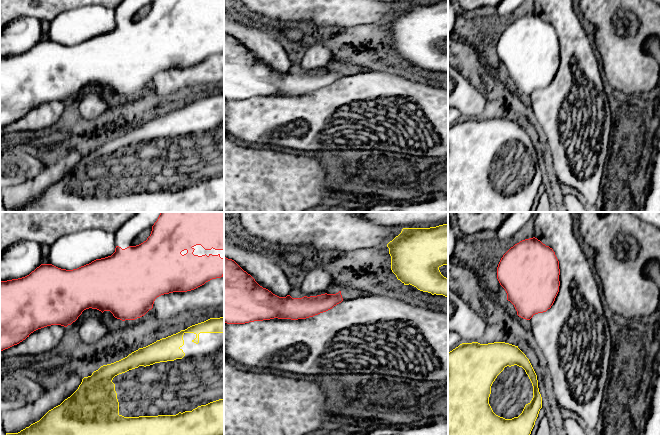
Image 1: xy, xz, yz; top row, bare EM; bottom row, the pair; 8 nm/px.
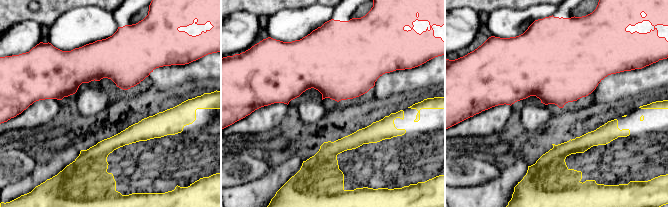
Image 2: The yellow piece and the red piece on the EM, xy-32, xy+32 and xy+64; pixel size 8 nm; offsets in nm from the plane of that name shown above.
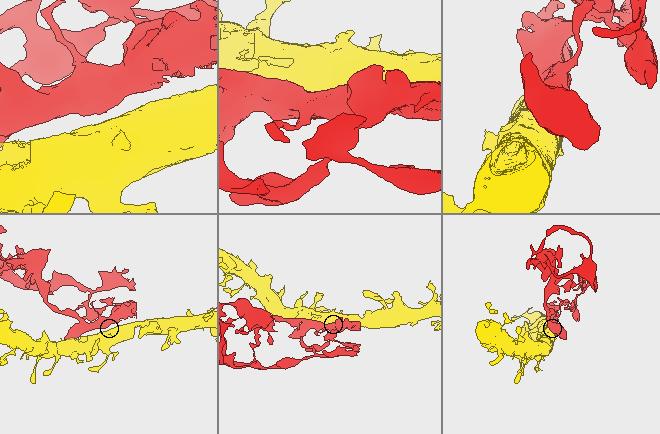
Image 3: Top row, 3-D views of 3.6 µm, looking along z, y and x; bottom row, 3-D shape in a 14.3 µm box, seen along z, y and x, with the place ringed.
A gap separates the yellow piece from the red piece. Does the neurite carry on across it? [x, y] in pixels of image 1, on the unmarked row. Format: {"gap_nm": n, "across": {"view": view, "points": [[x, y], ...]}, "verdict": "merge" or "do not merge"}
{"gap_nm": 220, "across": {"view": "yz", "points": [[514, 121], [523, 94]]}, "verdict": "merge"}

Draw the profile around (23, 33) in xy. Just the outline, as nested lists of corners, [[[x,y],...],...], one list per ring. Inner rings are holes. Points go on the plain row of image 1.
[[[17,17],[0,32],[0,57],[29,51],[42,40],[40,21],[34,17]]]

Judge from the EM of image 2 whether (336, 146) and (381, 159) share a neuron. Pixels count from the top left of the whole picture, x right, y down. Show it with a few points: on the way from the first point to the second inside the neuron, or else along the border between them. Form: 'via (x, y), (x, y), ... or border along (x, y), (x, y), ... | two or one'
via (347, 157), (349, 159), (370, 159) | one

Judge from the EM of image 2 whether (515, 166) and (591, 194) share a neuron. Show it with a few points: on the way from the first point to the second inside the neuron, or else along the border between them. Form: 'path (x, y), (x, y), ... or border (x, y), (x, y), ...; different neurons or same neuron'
border (528, 166), (526, 174), (513, 190); different neurons

